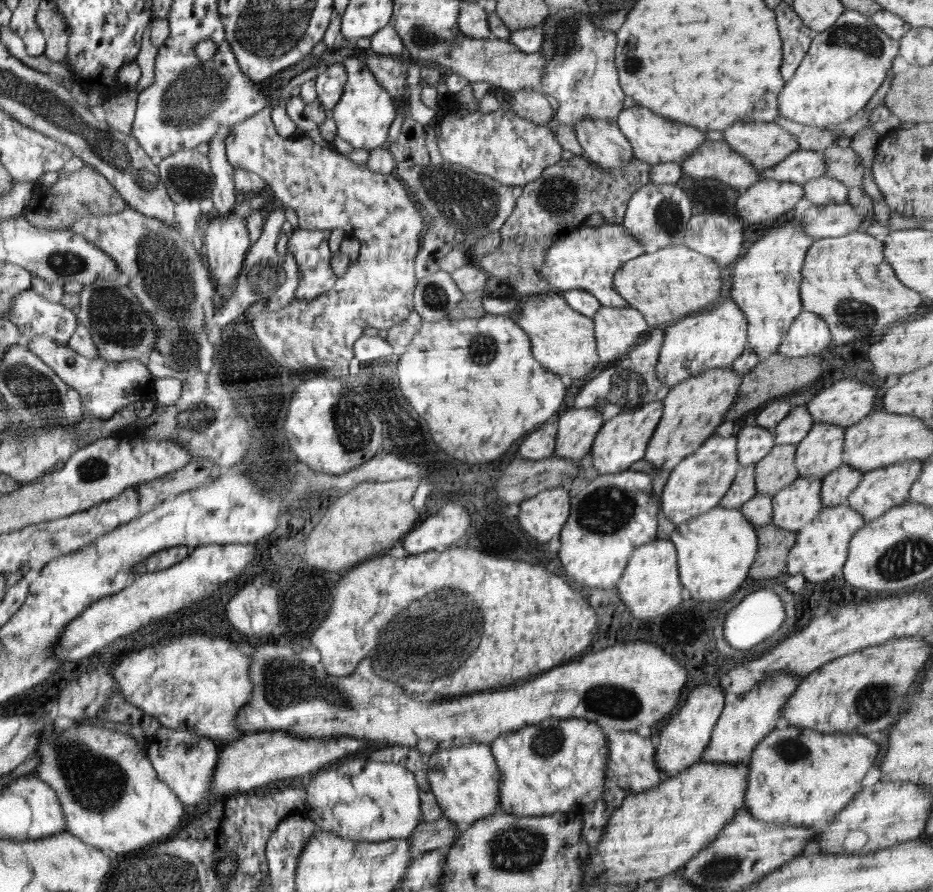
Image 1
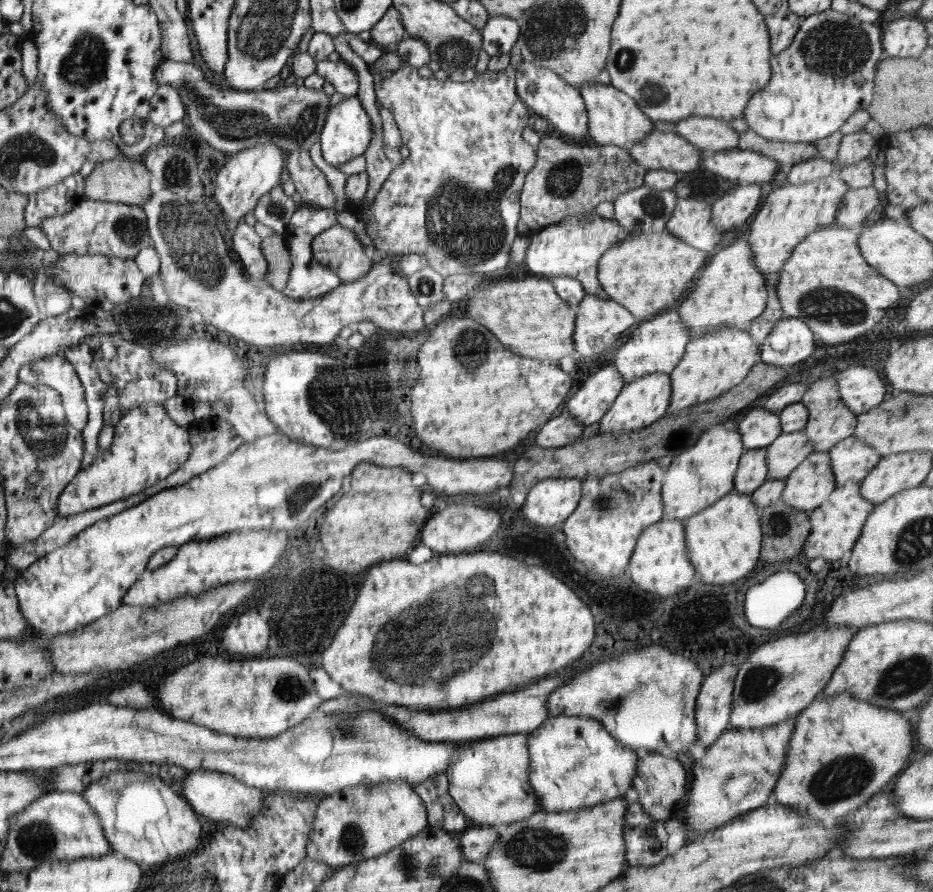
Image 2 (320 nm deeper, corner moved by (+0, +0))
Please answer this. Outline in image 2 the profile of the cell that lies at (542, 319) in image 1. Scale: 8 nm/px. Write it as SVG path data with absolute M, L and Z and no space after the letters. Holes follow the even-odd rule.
M538 275L522 279L515 276L505 277L510 278L510 280L500 280L500 278L498 276L493 278L492 282L480 284L467 296L467 303L463 309L465 316L488 328L502 344L512 346L512 350L522 354L522 356L556 363L559 363L559 360L564 356L576 358L573 339L576 308L571 307L556 294L550 279Z

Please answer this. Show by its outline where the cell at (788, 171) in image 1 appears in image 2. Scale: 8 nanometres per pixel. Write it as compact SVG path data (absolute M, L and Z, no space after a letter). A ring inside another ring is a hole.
M744 149L711 153L703 150L702 155L701 168L711 170L728 180L740 180L740 184L760 185L763 182L772 182L780 168L777 160Z

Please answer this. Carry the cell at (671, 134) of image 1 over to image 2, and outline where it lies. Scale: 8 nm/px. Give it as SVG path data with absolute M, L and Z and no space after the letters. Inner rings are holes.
M598 81L584 83L578 89L580 90L580 96L584 100L584 105L586 105L589 136L608 150L611 146L628 148L654 130L654 121L642 113L635 104L635 100L632 100L622 90Z

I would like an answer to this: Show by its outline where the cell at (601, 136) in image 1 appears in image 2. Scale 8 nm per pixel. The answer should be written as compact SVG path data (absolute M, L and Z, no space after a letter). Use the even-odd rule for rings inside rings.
M523 60L515 70L515 87L526 107L536 116L544 117L553 128L560 130L564 136L576 140L589 136L588 115L584 100L579 93L580 90L569 85L553 70Z

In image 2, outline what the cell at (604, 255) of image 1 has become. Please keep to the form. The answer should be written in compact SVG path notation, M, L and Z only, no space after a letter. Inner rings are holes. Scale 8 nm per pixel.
M595 211L576 213L567 216L560 222L545 226L532 233L525 254L526 268L539 277L553 279L559 276L575 278L584 287L586 295L594 295L608 300L607 292L600 286L597 277L598 259L610 250L614 243L630 236L616 219L606 219Z

